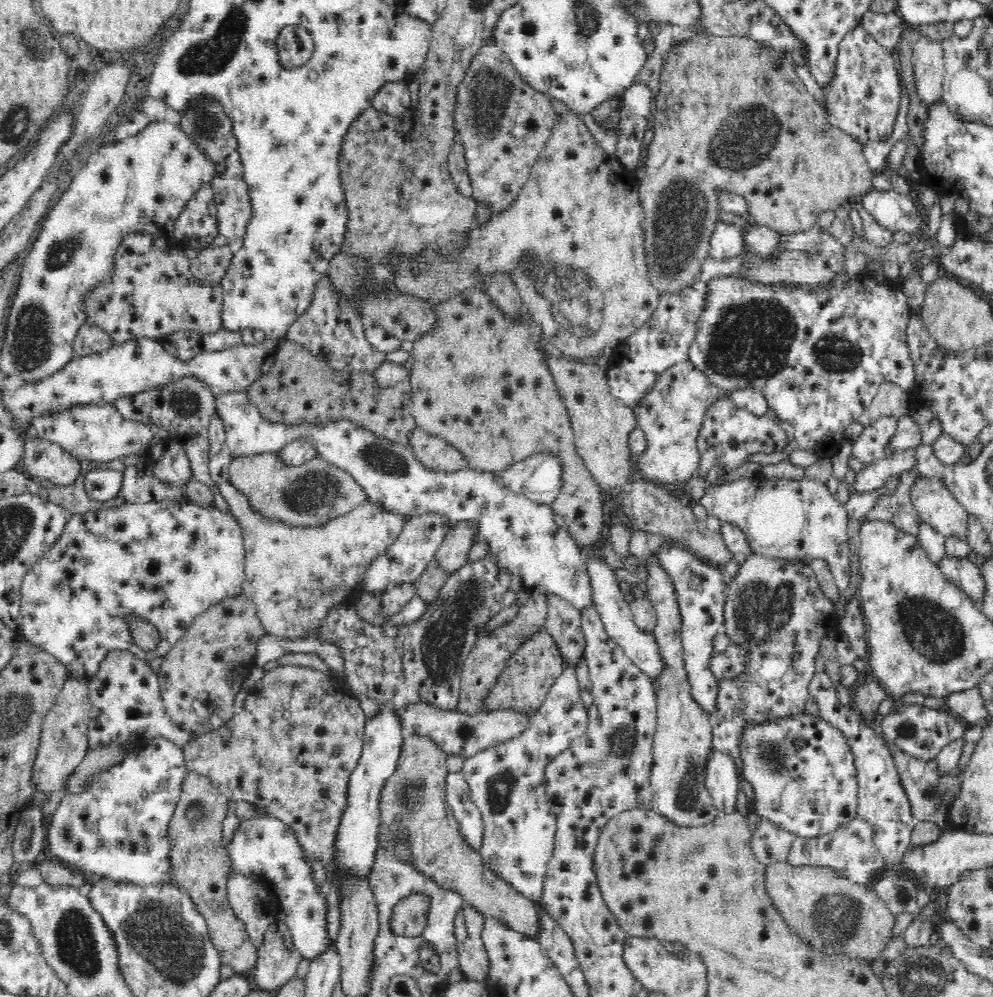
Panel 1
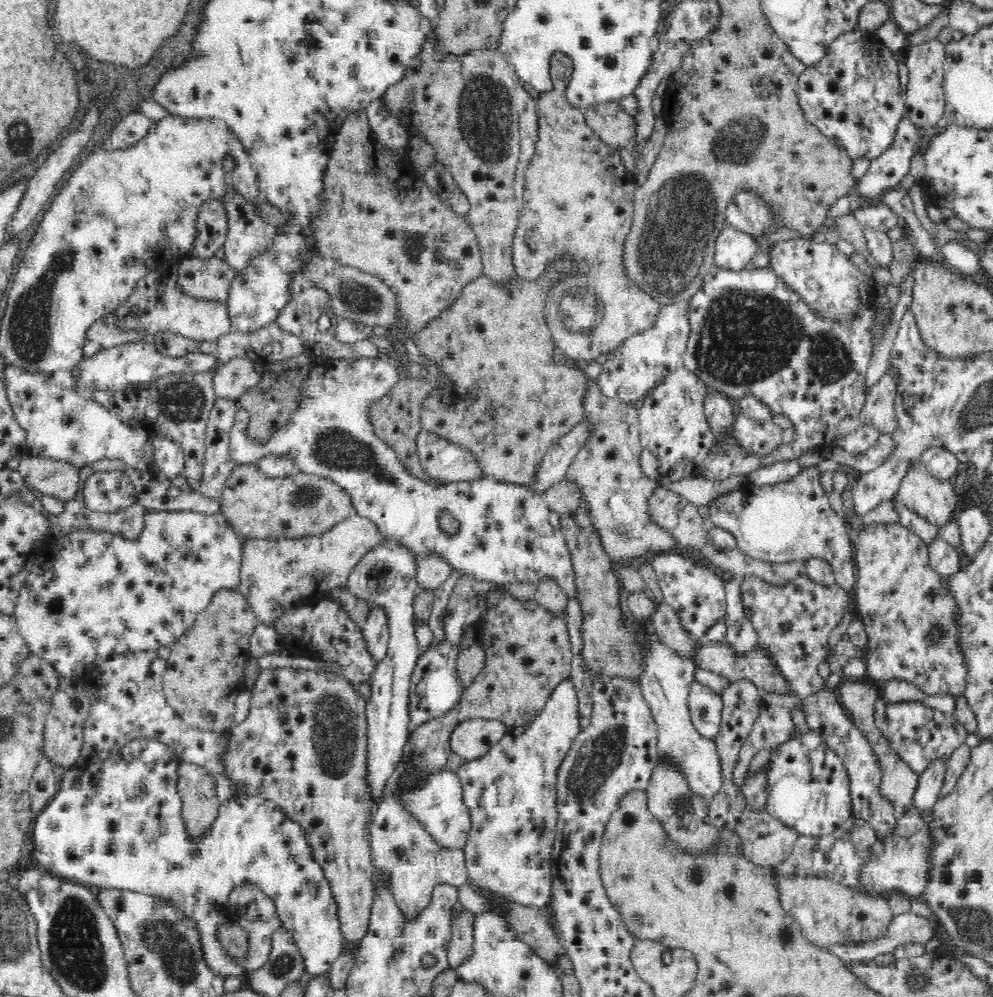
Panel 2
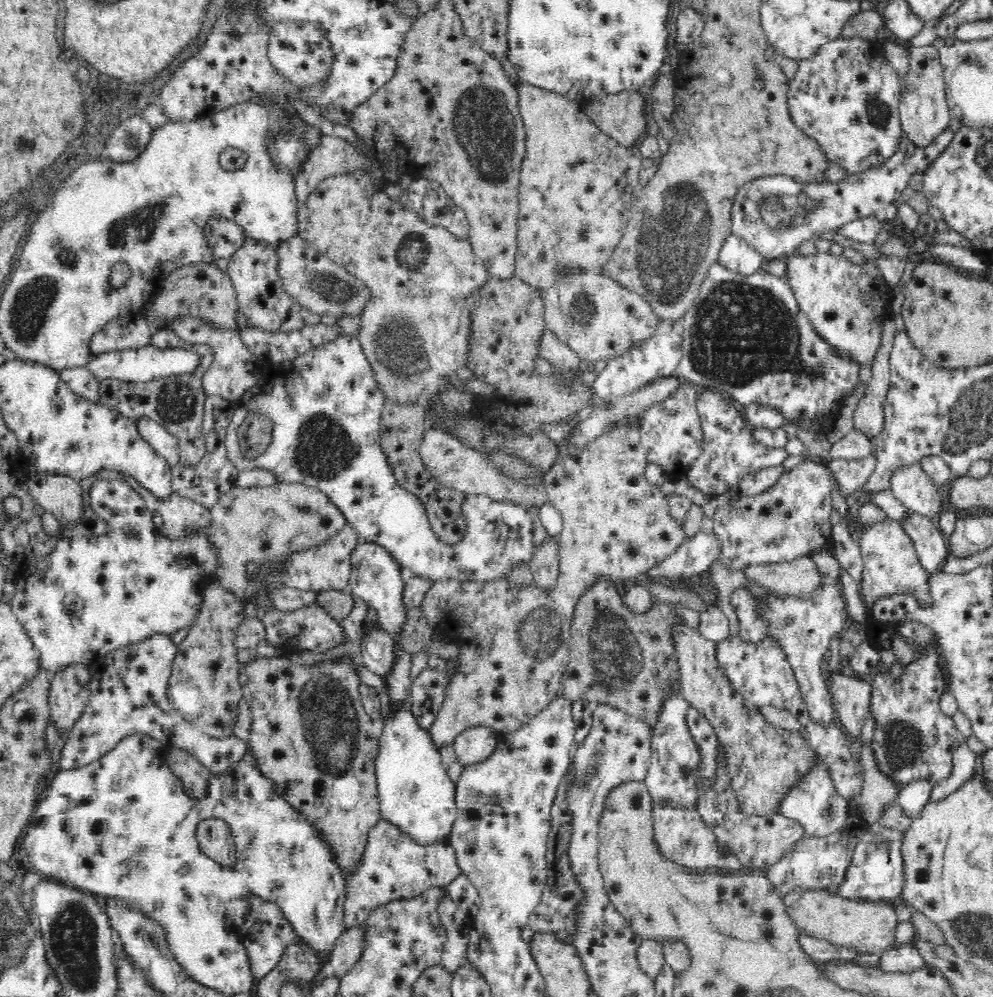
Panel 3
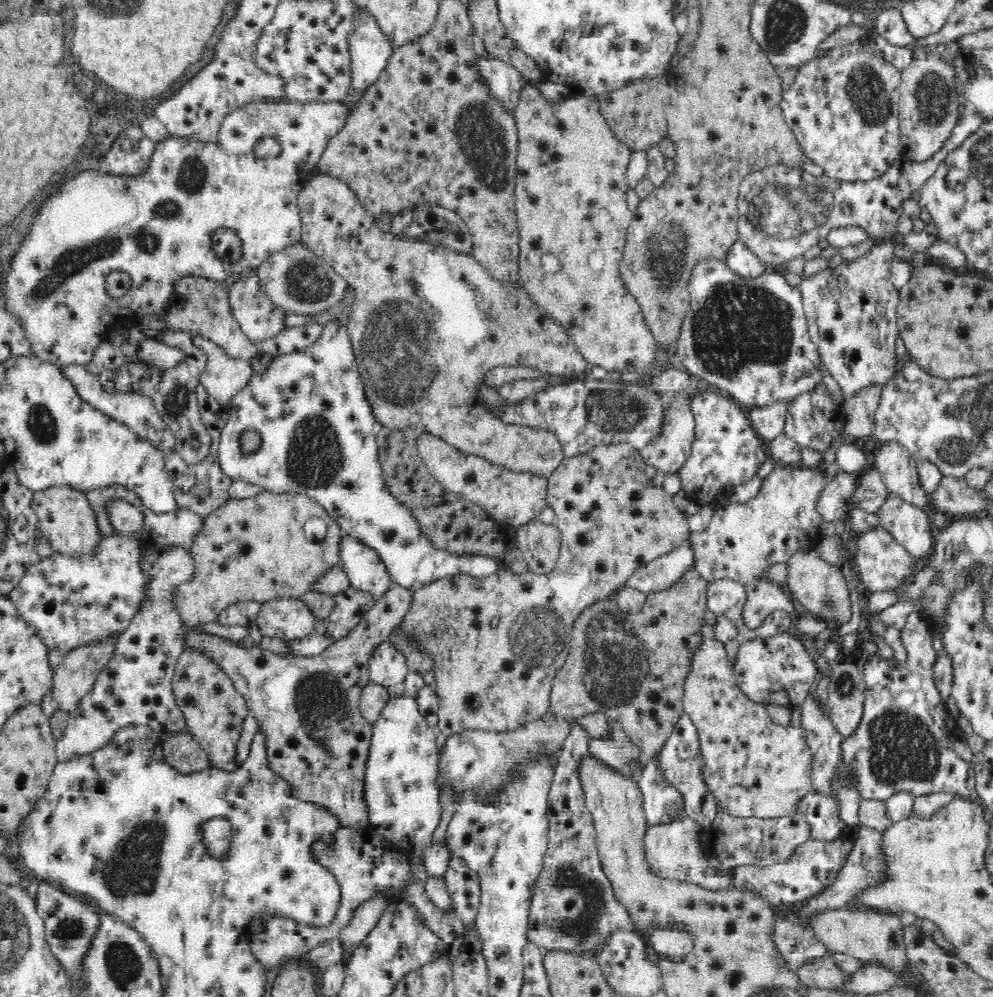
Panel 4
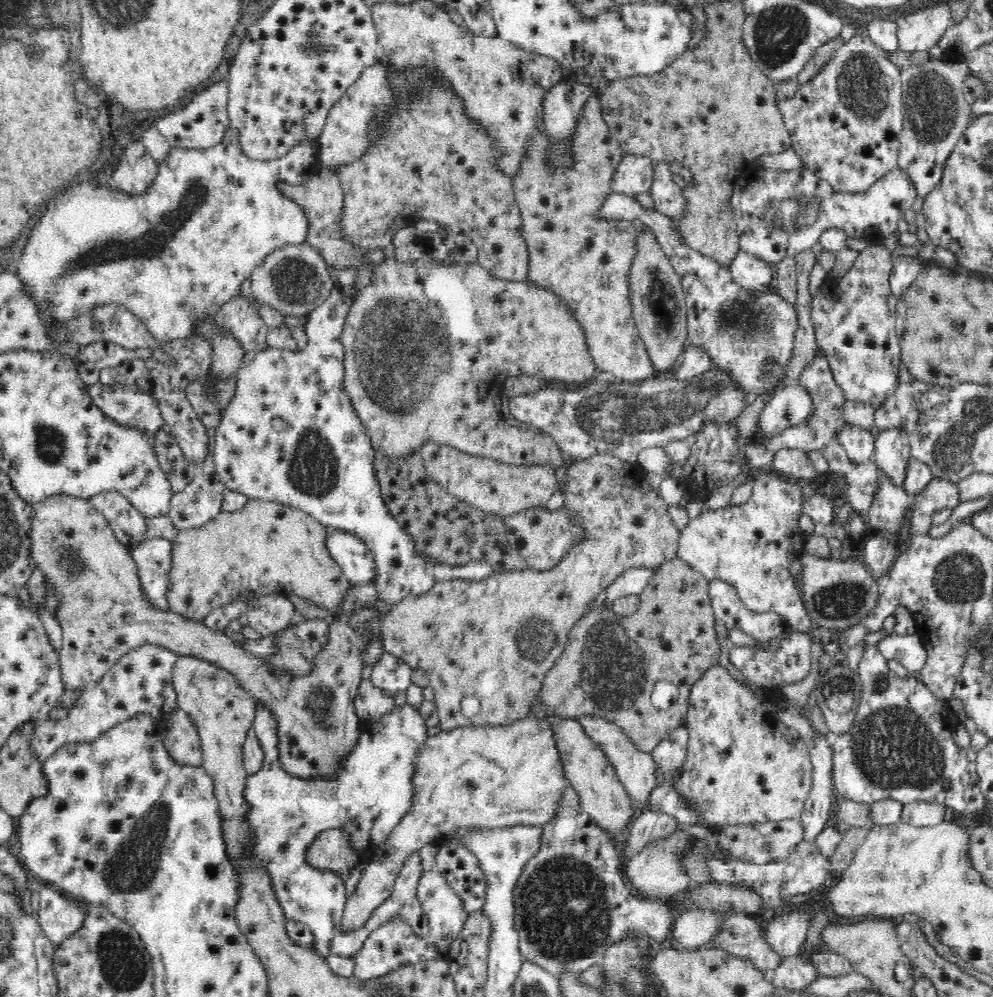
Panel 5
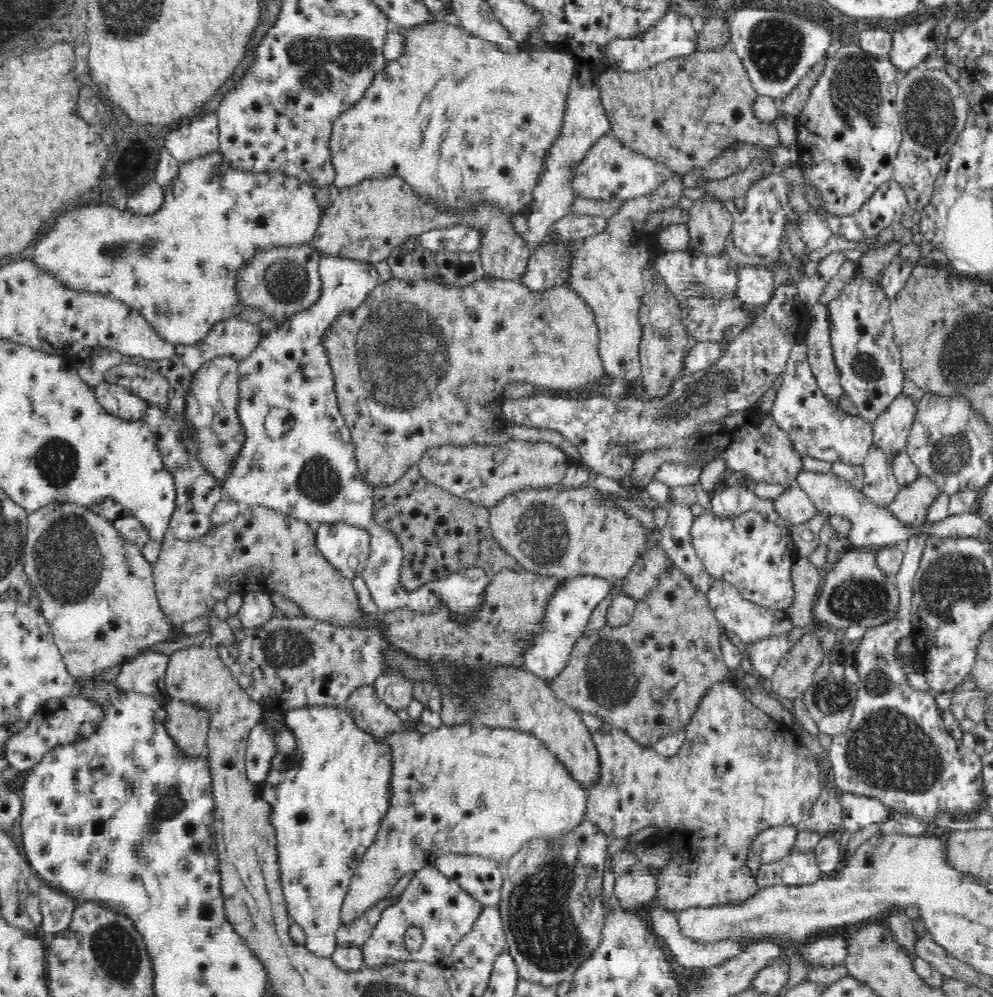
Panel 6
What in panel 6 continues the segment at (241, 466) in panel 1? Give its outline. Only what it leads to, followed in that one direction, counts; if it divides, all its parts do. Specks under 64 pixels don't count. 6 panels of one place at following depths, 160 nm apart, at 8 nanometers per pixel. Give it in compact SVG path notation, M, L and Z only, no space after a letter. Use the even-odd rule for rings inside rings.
M262 505L249 506L242 514L225 523L213 523L211 529L198 538L174 539L168 530L160 550L158 564L153 565L153 581L162 611L176 625L192 622L195 618L213 611L218 602L224 602L230 594L242 597L248 592L284 593L302 607L304 616L344 626L357 619L359 608L352 580L347 580L340 571L326 560L316 545L317 532L310 523L288 516L276 509Z

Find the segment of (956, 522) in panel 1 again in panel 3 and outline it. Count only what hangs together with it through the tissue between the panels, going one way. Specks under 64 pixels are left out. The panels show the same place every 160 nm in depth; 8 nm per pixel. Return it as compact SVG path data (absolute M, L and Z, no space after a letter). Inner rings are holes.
M920 463L899 469L890 479L894 496L910 512L937 520L942 513L942 492L921 468Z

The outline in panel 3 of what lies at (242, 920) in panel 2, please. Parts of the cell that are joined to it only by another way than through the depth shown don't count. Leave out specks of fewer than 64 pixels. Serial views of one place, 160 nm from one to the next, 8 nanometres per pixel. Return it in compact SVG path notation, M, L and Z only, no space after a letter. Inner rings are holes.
M254 892L246 894L246 901L250 910L244 922L240 924L238 932L241 934L242 947L246 951L250 972L254 979L260 980L272 967L275 967L282 956L282 950L290 944L300 943L300 940L296 937L292 925L288 923L281 909L274 902L263 900Z

